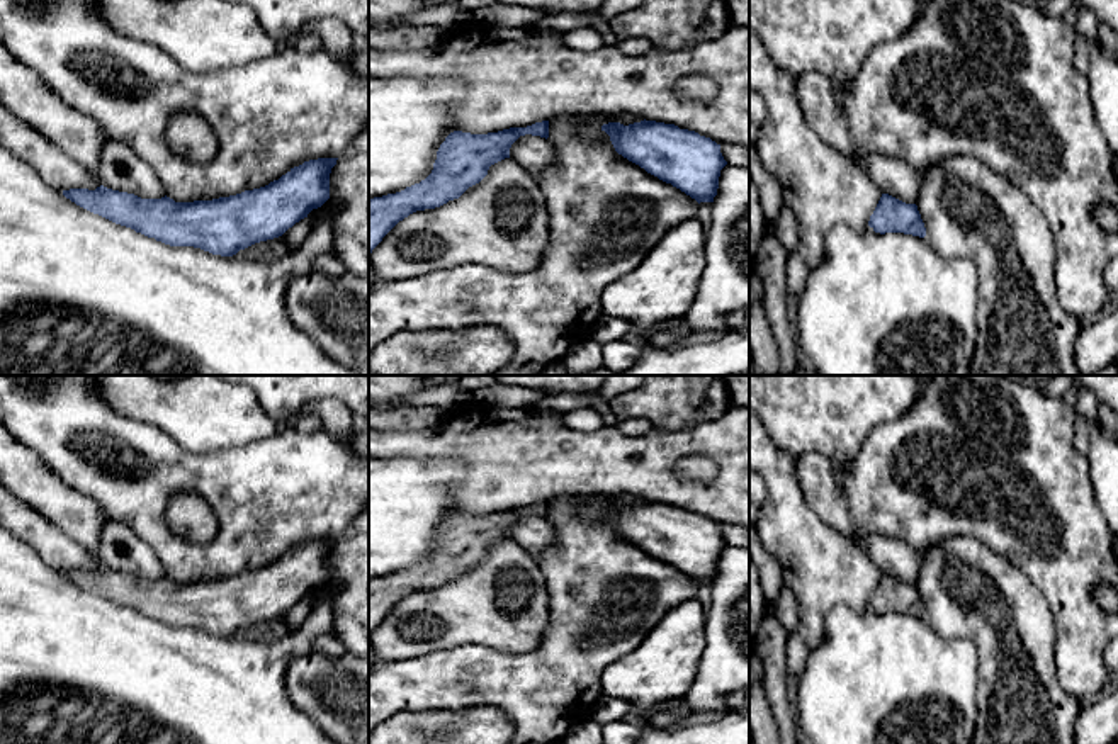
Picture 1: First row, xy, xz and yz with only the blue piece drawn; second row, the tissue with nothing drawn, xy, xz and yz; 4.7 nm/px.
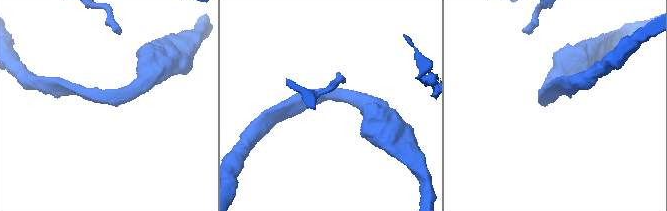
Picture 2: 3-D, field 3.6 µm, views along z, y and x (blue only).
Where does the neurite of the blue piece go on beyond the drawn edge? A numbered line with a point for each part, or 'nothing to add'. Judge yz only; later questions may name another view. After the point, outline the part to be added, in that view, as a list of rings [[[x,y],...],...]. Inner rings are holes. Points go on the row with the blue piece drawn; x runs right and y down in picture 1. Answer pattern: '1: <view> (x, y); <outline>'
nothing to add

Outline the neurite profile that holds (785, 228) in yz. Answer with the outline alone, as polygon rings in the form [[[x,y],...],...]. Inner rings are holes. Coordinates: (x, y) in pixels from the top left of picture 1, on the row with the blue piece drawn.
[[[785,202],[778,212],[773,233],[782,241],[788,253],[797,251],[799,233],[792,207]]]

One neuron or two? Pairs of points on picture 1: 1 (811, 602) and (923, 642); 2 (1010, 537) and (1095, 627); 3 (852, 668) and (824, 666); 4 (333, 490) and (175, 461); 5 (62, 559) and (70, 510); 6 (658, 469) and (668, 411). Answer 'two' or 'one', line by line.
1: two
2: one
3: one
4: one
5: two
6: two

